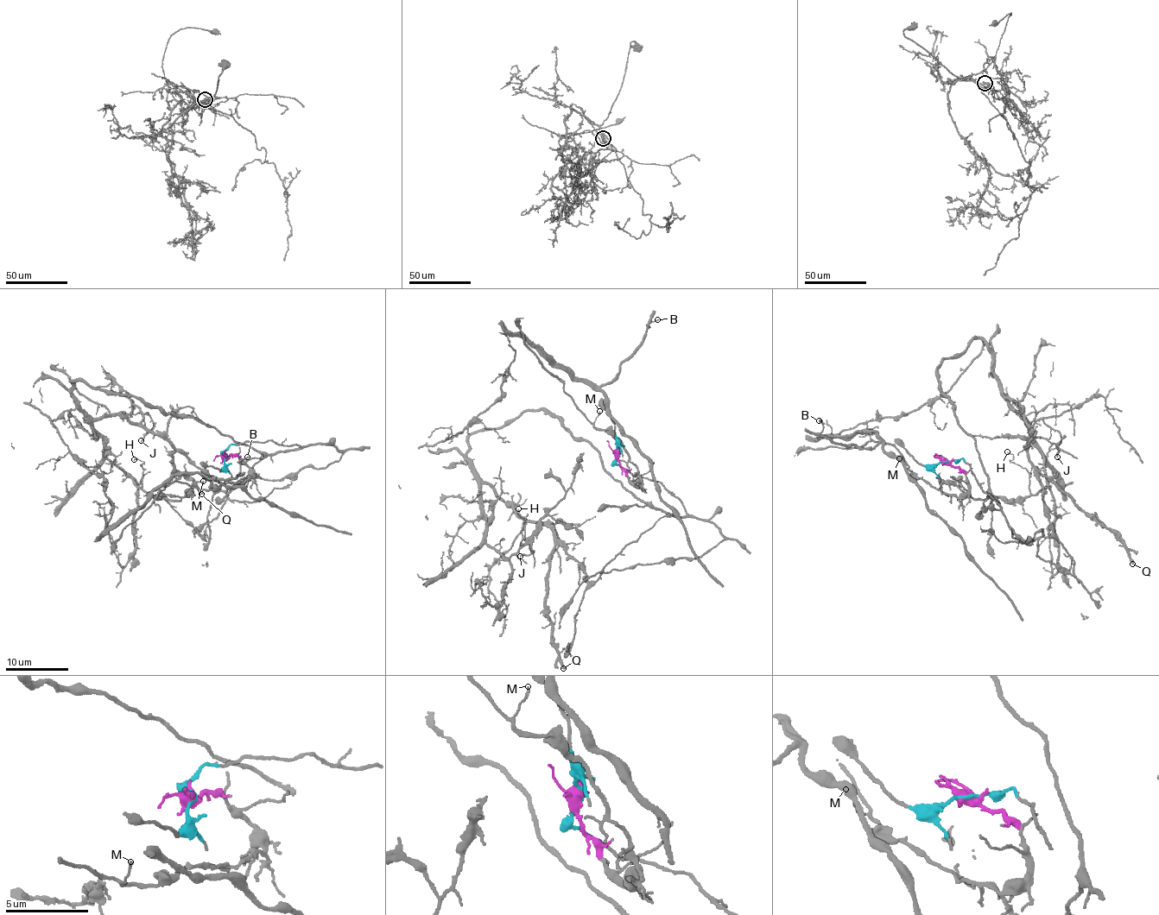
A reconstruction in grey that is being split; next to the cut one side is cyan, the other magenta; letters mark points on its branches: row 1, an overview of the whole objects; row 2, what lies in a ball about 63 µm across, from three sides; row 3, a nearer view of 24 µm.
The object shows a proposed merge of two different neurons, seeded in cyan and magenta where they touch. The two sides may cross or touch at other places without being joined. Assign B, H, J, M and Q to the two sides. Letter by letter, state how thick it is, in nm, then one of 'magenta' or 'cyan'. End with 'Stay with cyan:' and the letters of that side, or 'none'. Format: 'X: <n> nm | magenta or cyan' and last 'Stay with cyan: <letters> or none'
B: 140 nm | magenta
H: 100 nm | cyan
J: 160 nm | cyan
M: 110 nm | magenta
Q: 340 nm | cyan
Stay with cyan: H, J, Q

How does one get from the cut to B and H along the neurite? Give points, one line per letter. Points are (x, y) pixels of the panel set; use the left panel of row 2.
B: (225, 457), (237, 457), (250, 468), (250, 479), (227, 487), (202, 475), (231, 479), (248, 457)
H: (225, 457), (245, 442), (299, 447), (254, 451), (192, 417), (72, 382), (104, 457), (142, 486), (134, 459)

